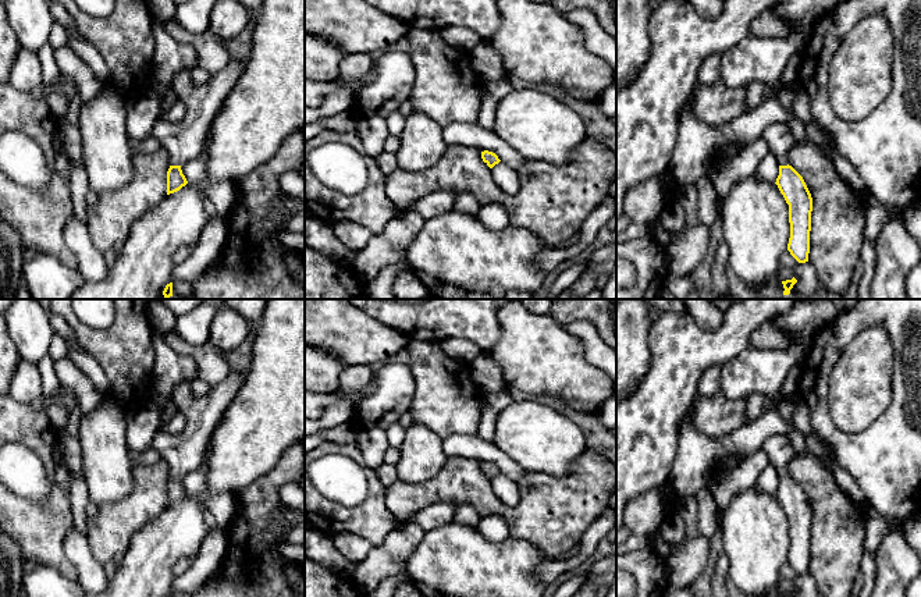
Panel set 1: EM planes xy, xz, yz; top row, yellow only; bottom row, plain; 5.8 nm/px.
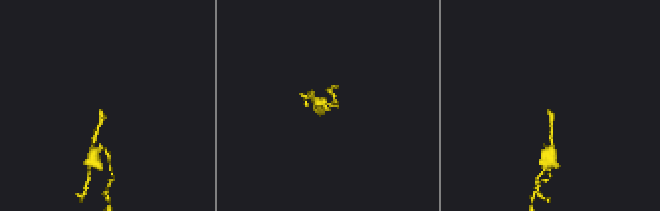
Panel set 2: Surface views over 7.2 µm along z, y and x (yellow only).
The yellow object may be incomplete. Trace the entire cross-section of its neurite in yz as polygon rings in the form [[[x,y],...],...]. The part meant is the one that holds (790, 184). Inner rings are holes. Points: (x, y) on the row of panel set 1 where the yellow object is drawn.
[[[785,122],[769,124],[761,138],[779,163],[776,185],[789,205],[790,238],[787,250],[799,262],[808,262],[812,198],[803,177],[789,164],[789,150],[796,145]]]

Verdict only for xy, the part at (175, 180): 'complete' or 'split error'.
split error

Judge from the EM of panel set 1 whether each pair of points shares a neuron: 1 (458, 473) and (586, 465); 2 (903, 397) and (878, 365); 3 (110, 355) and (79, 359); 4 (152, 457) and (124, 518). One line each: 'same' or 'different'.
1: same
2: different
3: different
4: different

